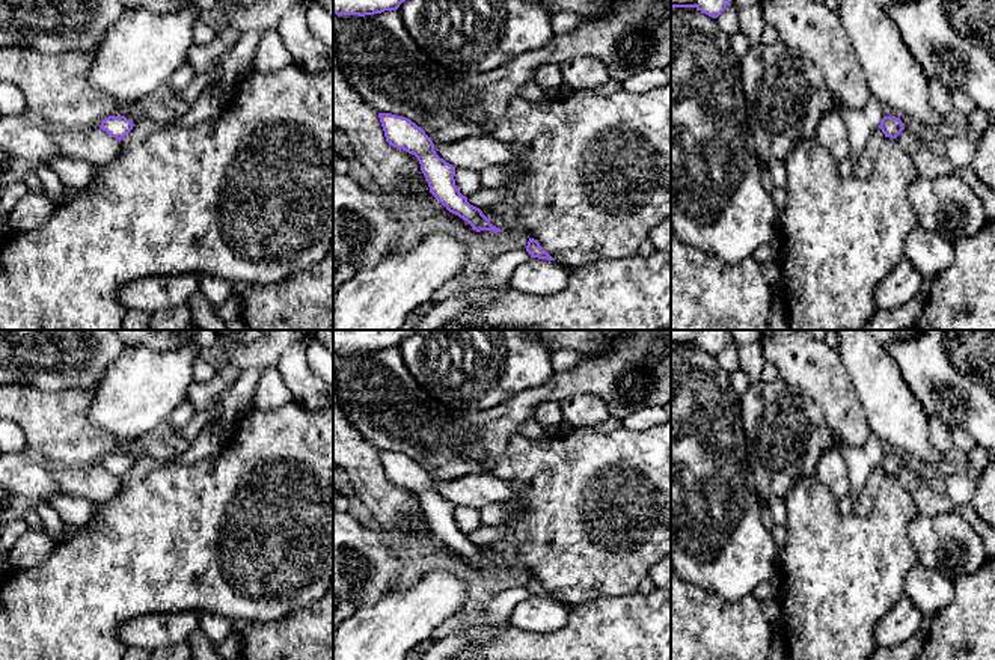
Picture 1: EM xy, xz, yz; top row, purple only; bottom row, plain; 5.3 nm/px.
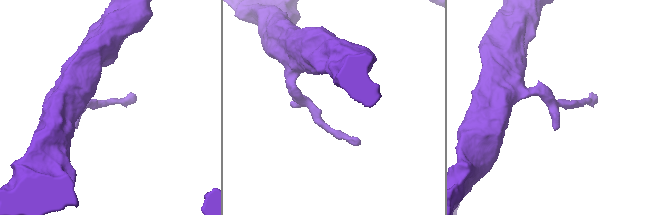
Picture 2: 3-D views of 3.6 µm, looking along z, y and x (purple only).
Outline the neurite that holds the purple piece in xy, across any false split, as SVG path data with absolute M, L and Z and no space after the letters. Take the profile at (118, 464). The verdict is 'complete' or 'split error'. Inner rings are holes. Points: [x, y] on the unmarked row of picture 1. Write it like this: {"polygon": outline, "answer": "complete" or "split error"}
{"polygon": "M109 454L103 457L100 466L115 475L116 478L122 478L131 467L134 461L125 454Z", "answer": "complete"}

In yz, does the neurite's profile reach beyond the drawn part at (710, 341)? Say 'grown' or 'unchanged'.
unchanged

